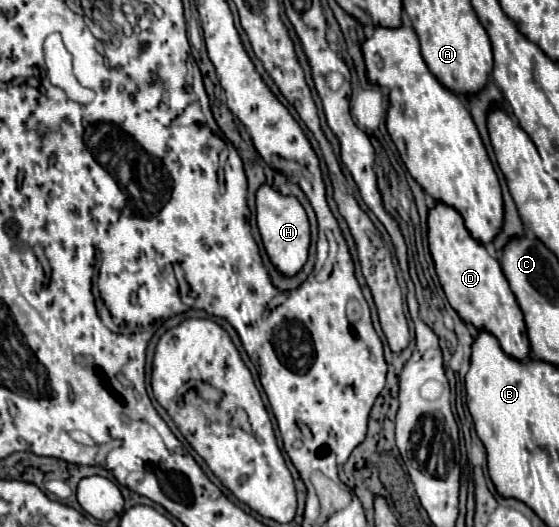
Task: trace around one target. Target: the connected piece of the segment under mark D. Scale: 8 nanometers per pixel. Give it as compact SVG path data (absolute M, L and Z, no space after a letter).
M435 202L435 206L429 208L427 226L429 226L427 234L429 250L435 262L435 272L455 312L459 312L459 316L471 322L477 330L491 332L509 356L519 360L527 358L529 340L525 334L523 314L507 284L507 278L503 276L501 264L493 256L489 256L489 252L481 242L477 242L469 234L461 214L455 208L443 202Z

